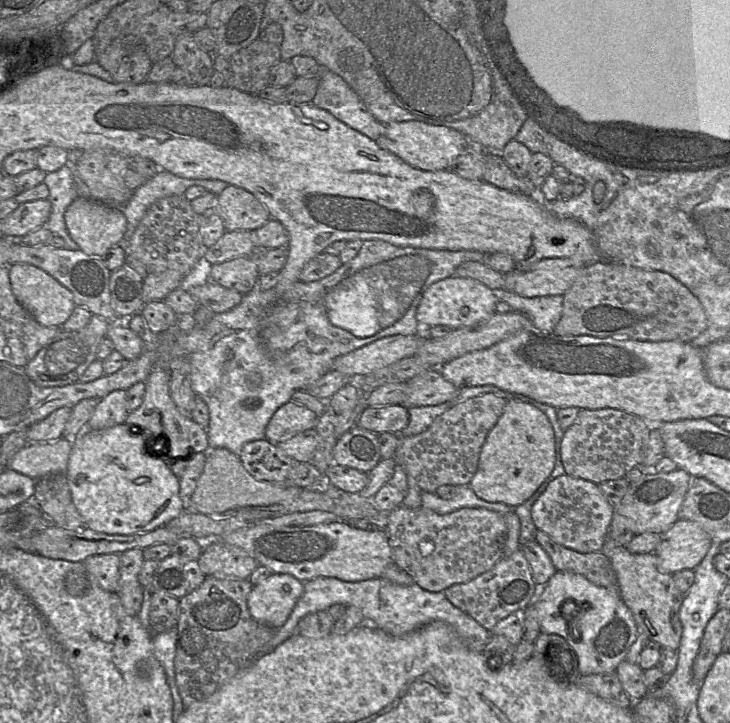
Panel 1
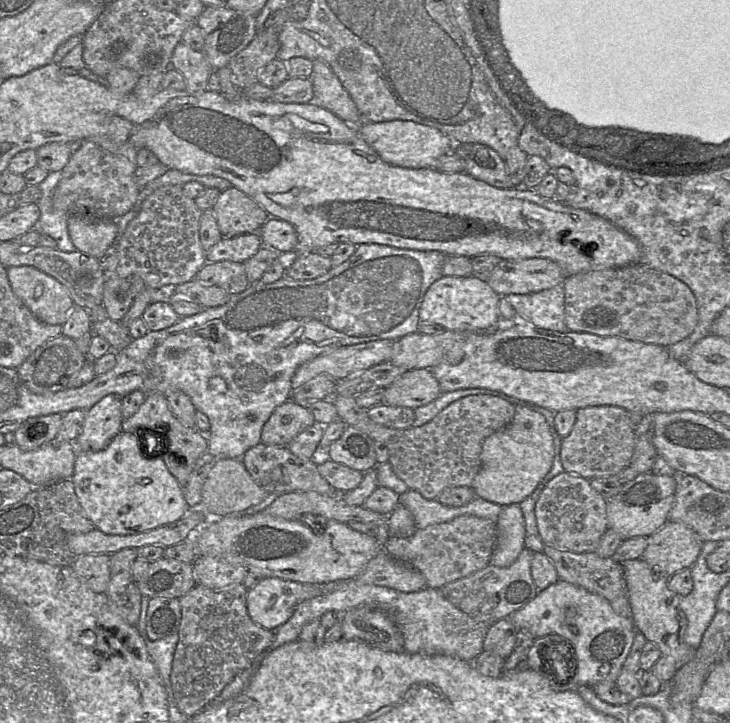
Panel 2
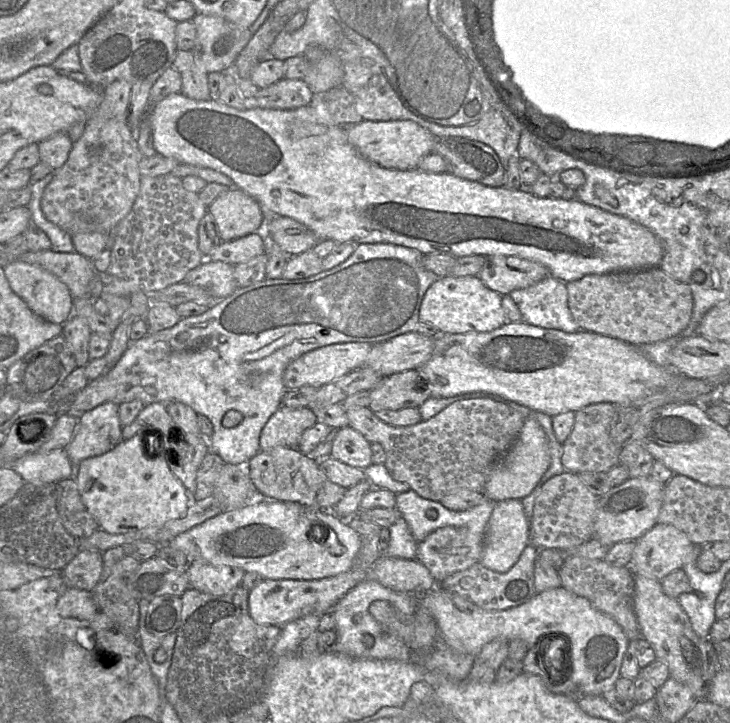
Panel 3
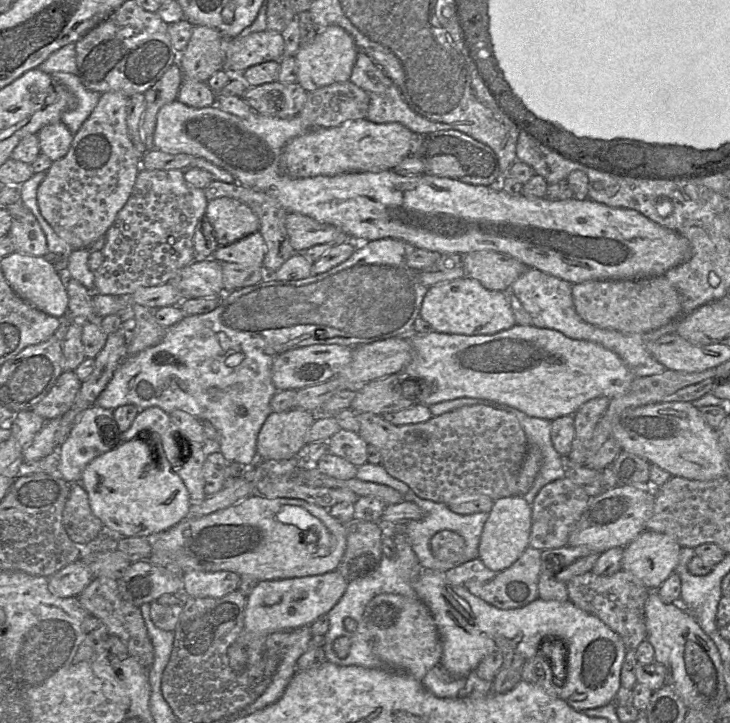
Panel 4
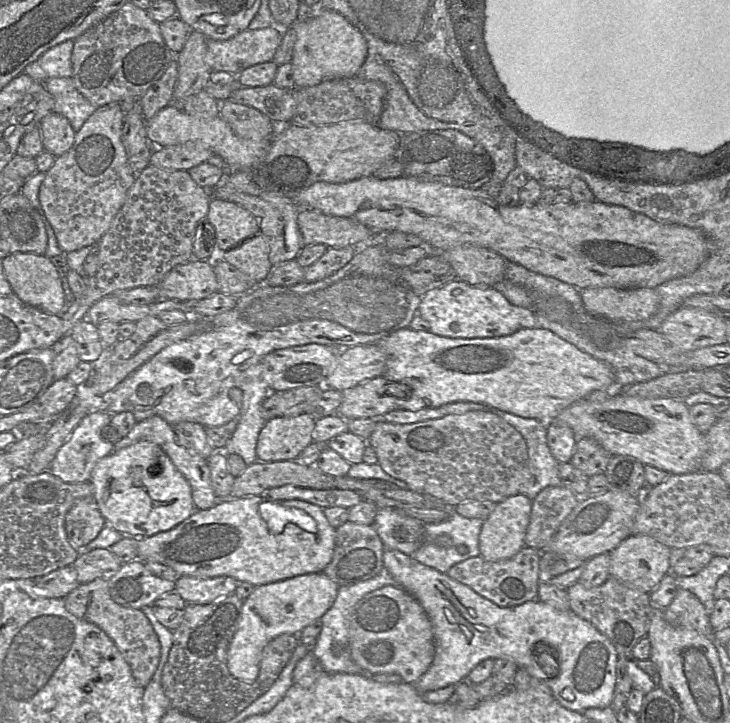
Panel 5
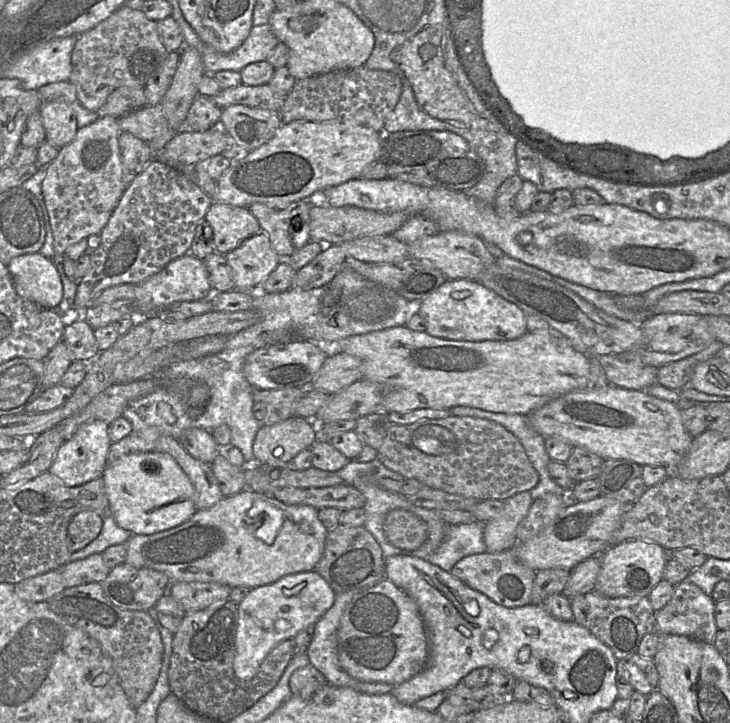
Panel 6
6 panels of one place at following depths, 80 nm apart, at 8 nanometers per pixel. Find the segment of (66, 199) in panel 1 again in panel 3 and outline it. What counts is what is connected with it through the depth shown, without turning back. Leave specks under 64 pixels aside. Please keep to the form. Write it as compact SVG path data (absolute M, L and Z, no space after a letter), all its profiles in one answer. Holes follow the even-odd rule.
M51 171L51 173L46 175L43 179L35 183L30 183L29 187L31 188L32 196L27 207L31 211L34 224L50 239L52 243L51 250L60 253L70 253L75 251L71 235L47 220L41 208L43 192L46 186L51 182L53 176L54 172Z

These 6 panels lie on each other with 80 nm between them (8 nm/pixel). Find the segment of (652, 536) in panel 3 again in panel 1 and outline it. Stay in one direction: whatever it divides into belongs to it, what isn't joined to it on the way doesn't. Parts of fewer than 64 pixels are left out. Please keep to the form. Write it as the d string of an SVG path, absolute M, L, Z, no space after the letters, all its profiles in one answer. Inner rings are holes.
M678 519L661 534L661 542L654 552L660 570L669 574L694 570L704 559L712 544L708 532L697 522Z

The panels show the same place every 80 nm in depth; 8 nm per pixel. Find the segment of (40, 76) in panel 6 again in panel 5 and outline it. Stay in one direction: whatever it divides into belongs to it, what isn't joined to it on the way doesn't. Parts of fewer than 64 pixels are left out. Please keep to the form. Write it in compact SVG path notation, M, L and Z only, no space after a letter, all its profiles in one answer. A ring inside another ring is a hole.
M66 40L43 53L26 66L23 73L44 83L51 78L72 77L71 56L75 40Z

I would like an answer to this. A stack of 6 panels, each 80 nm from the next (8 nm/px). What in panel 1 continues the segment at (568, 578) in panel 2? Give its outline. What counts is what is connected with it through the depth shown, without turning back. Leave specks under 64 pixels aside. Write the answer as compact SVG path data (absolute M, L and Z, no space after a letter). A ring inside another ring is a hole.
M539 529L536 531L535 541L547 552L556 571L580 574L598 587L618 592L616 573L610 560L602 552L576 552L556 543Z

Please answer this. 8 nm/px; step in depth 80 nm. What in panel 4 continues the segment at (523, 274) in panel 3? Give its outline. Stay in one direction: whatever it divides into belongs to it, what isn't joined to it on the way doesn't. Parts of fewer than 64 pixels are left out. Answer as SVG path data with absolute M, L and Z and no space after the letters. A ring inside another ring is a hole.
M476 251L460 254L463 257L465 277L478 280L491 291L509 291L511 285L528 266L507 254L494 251Z

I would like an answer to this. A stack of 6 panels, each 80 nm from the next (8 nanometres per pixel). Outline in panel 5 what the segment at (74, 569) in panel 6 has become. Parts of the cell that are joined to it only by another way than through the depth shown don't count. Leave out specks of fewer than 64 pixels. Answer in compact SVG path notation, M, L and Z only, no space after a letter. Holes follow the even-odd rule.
M100 548L79 555L72 566L81 585L98 578L108 581L117 573L122 563L109 549Z

